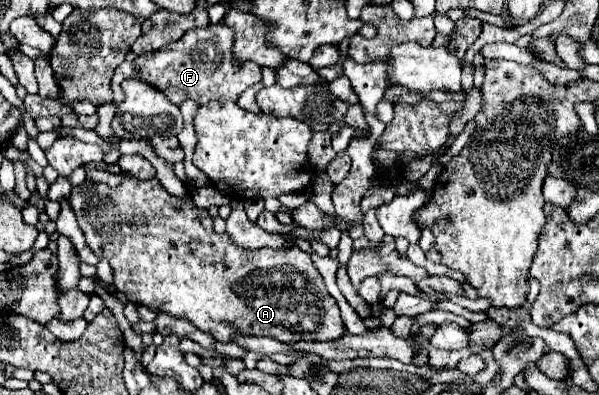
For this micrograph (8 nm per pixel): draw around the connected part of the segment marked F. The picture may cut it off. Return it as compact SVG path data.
M211 23L203 29L187 31L179 41L163 47L161 51L145 53L135 61L125 61L119 65L111 79L113 105L123 101L121 83L131 77L155 83L155 87L163 89L163 93L175 105L181 105L187 99L203 105L209 101L237 101L245 89L261 81L261 67L255 67L255 63L235 67L235 63L231 63L231 29L223 27L223 23Z

